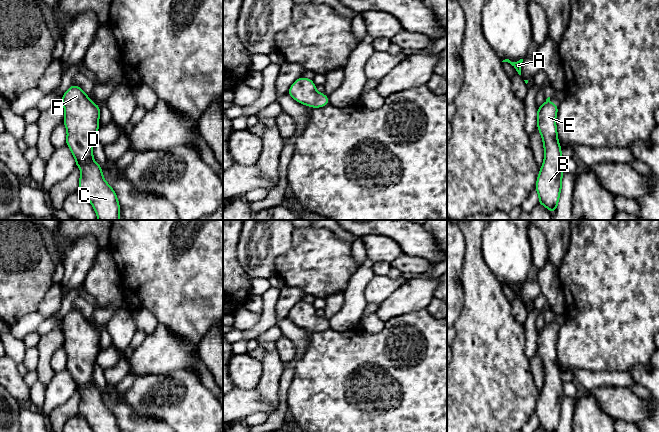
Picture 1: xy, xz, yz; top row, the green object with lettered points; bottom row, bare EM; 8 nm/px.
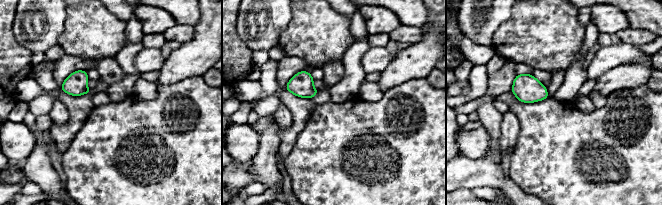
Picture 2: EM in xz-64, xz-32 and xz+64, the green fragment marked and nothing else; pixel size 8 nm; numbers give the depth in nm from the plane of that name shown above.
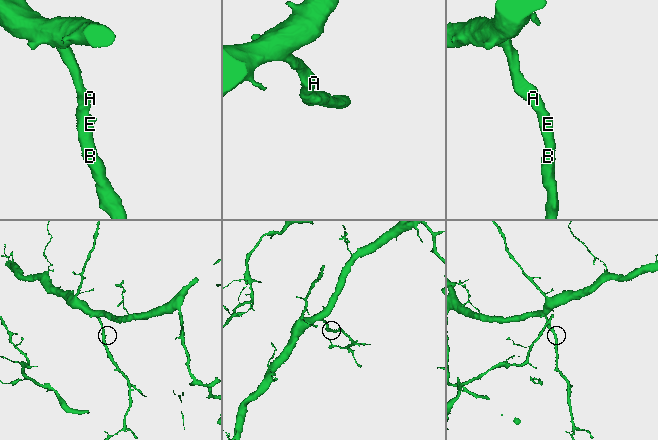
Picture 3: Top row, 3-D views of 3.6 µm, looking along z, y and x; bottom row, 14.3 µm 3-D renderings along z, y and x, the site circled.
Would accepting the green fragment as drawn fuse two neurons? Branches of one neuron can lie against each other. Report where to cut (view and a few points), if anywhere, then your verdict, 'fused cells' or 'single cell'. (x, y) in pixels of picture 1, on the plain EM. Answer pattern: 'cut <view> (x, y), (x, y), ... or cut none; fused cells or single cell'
cut none; single cell

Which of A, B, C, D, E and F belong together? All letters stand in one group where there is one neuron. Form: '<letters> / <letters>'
A B C D E F

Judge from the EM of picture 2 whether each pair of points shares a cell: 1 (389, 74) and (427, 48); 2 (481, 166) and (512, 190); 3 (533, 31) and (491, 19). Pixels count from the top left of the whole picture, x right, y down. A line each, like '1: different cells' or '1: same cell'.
1: same cell
2: same cell
3: different cells

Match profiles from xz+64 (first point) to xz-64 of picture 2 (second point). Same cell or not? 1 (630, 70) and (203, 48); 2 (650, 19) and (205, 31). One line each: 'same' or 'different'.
1: same
2: different

